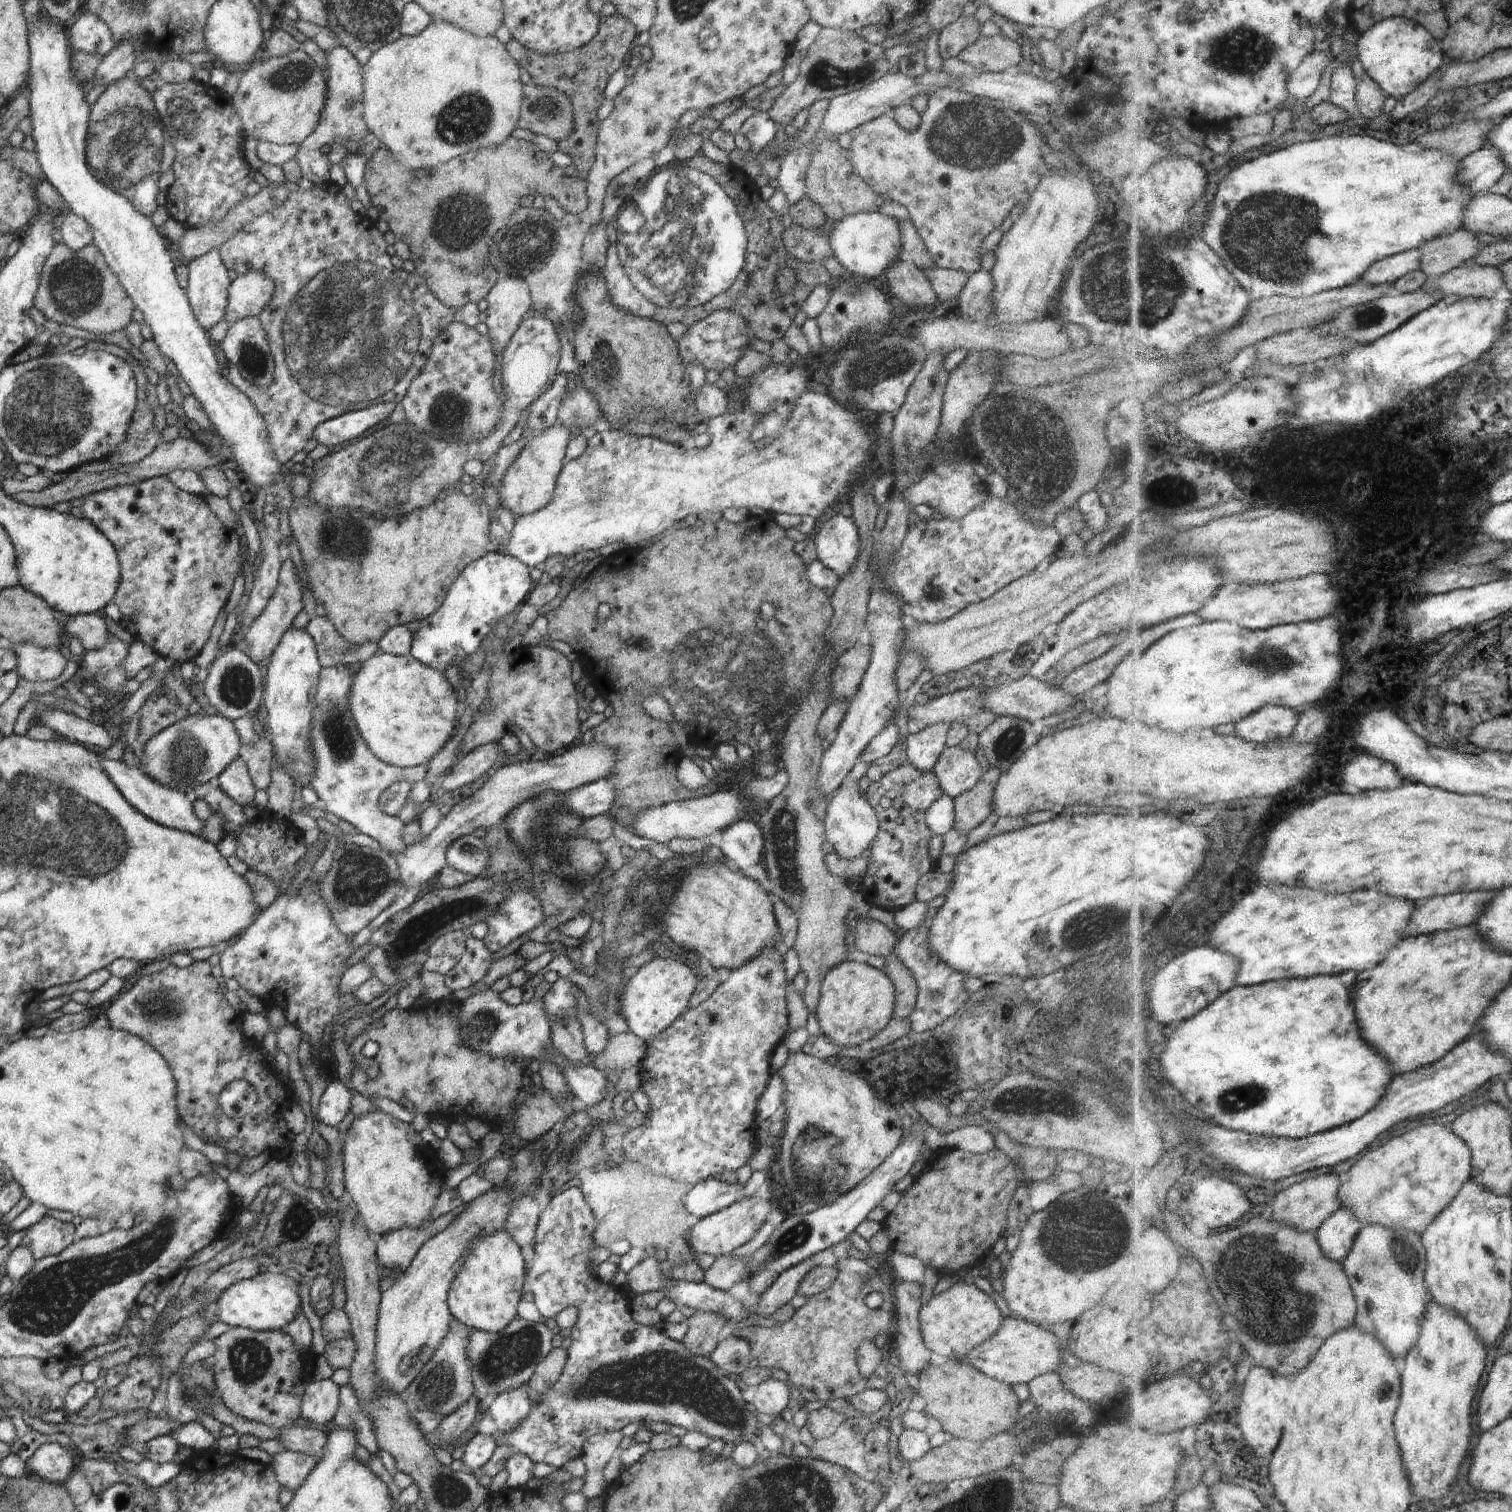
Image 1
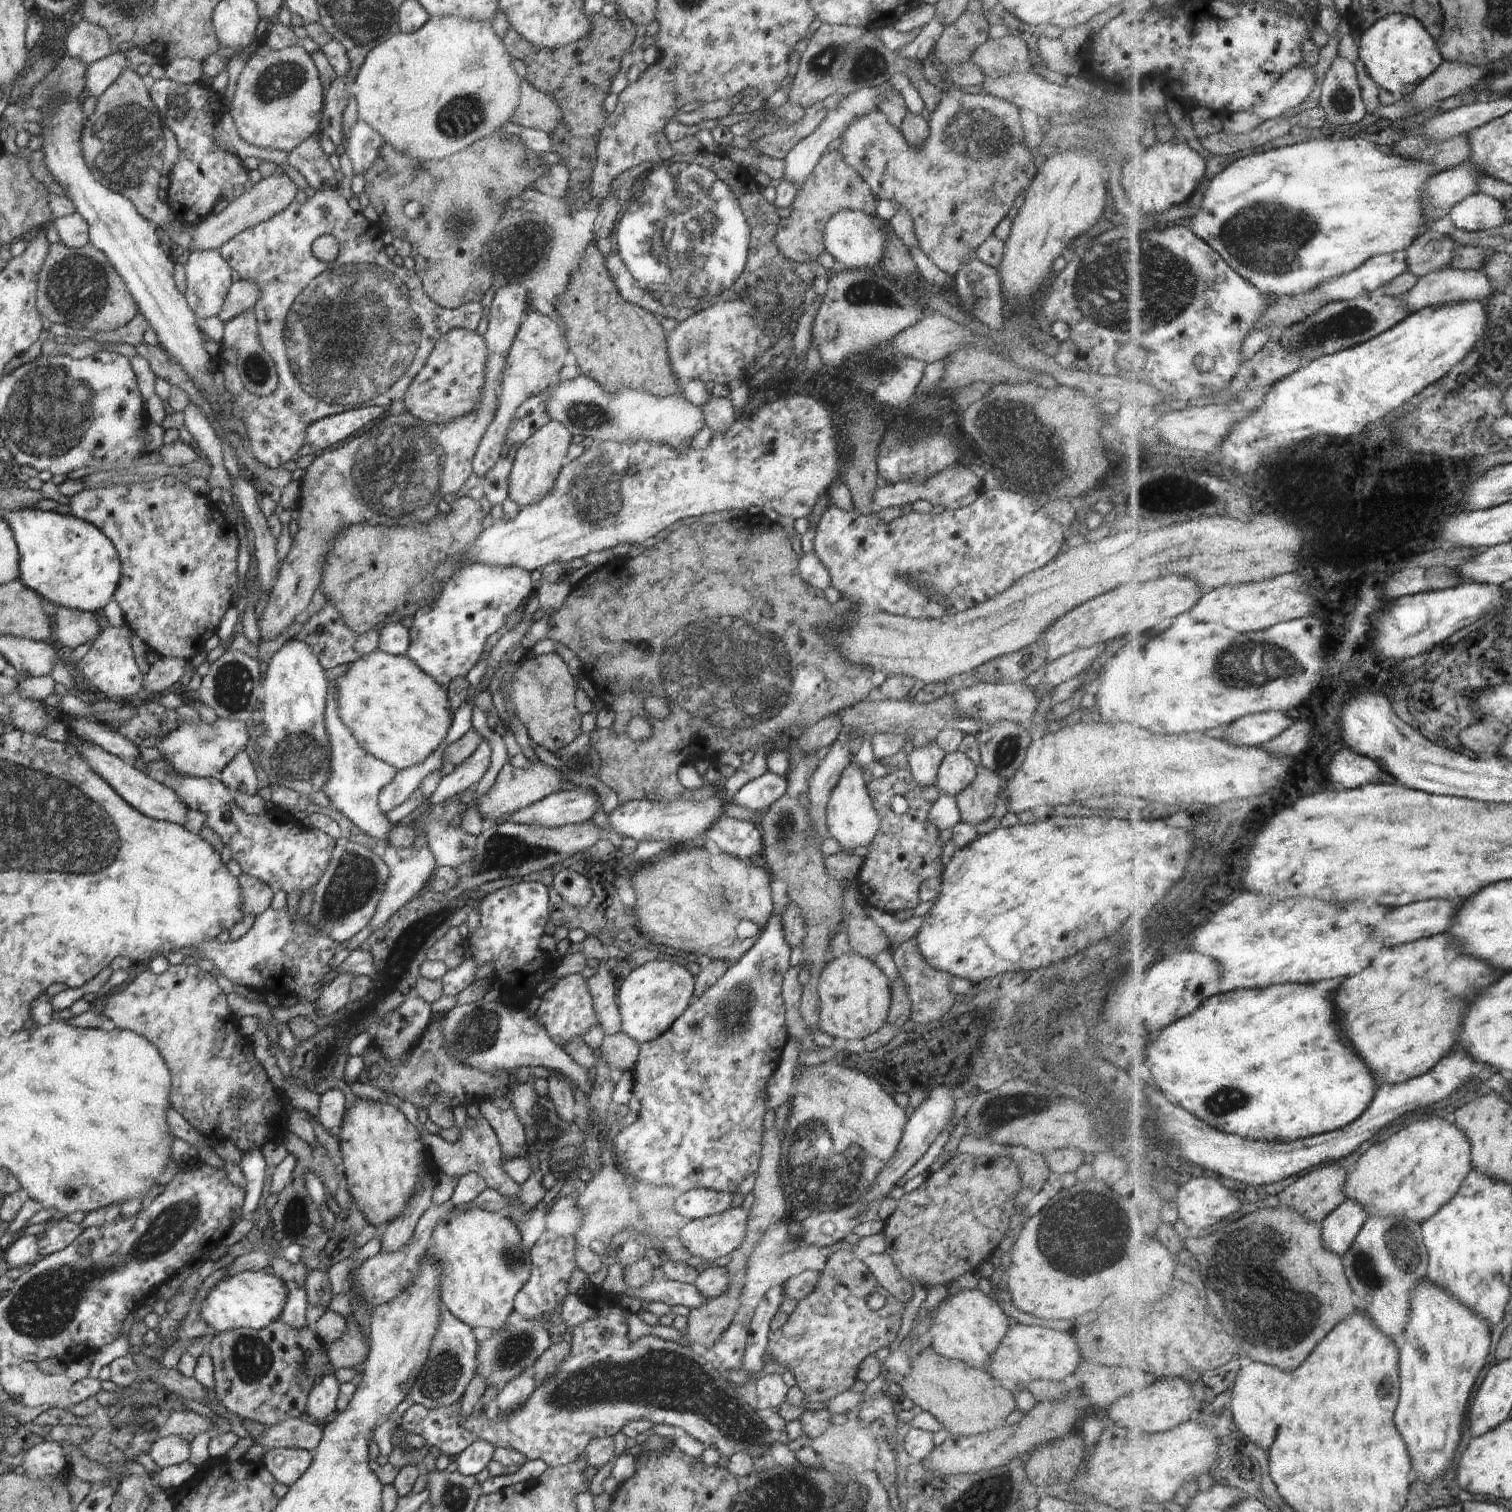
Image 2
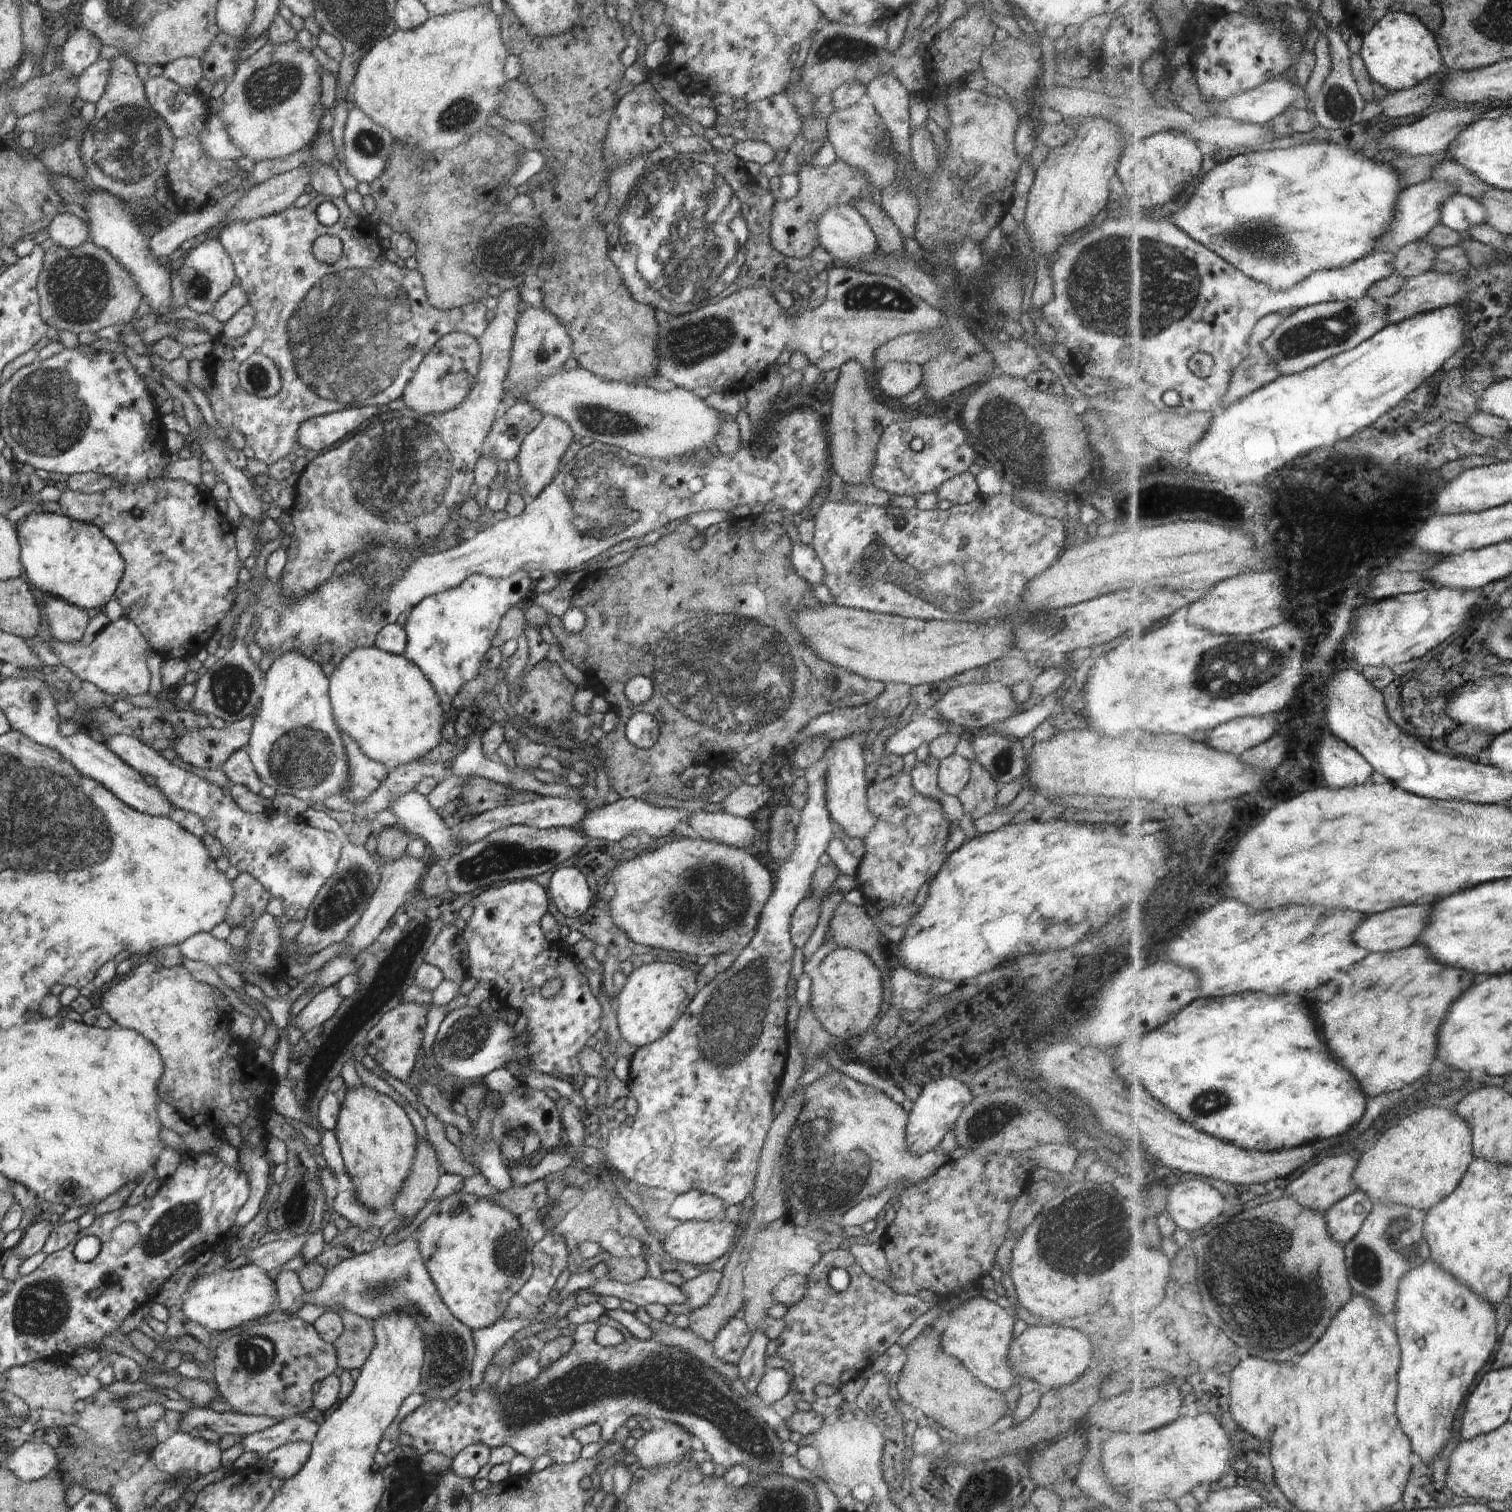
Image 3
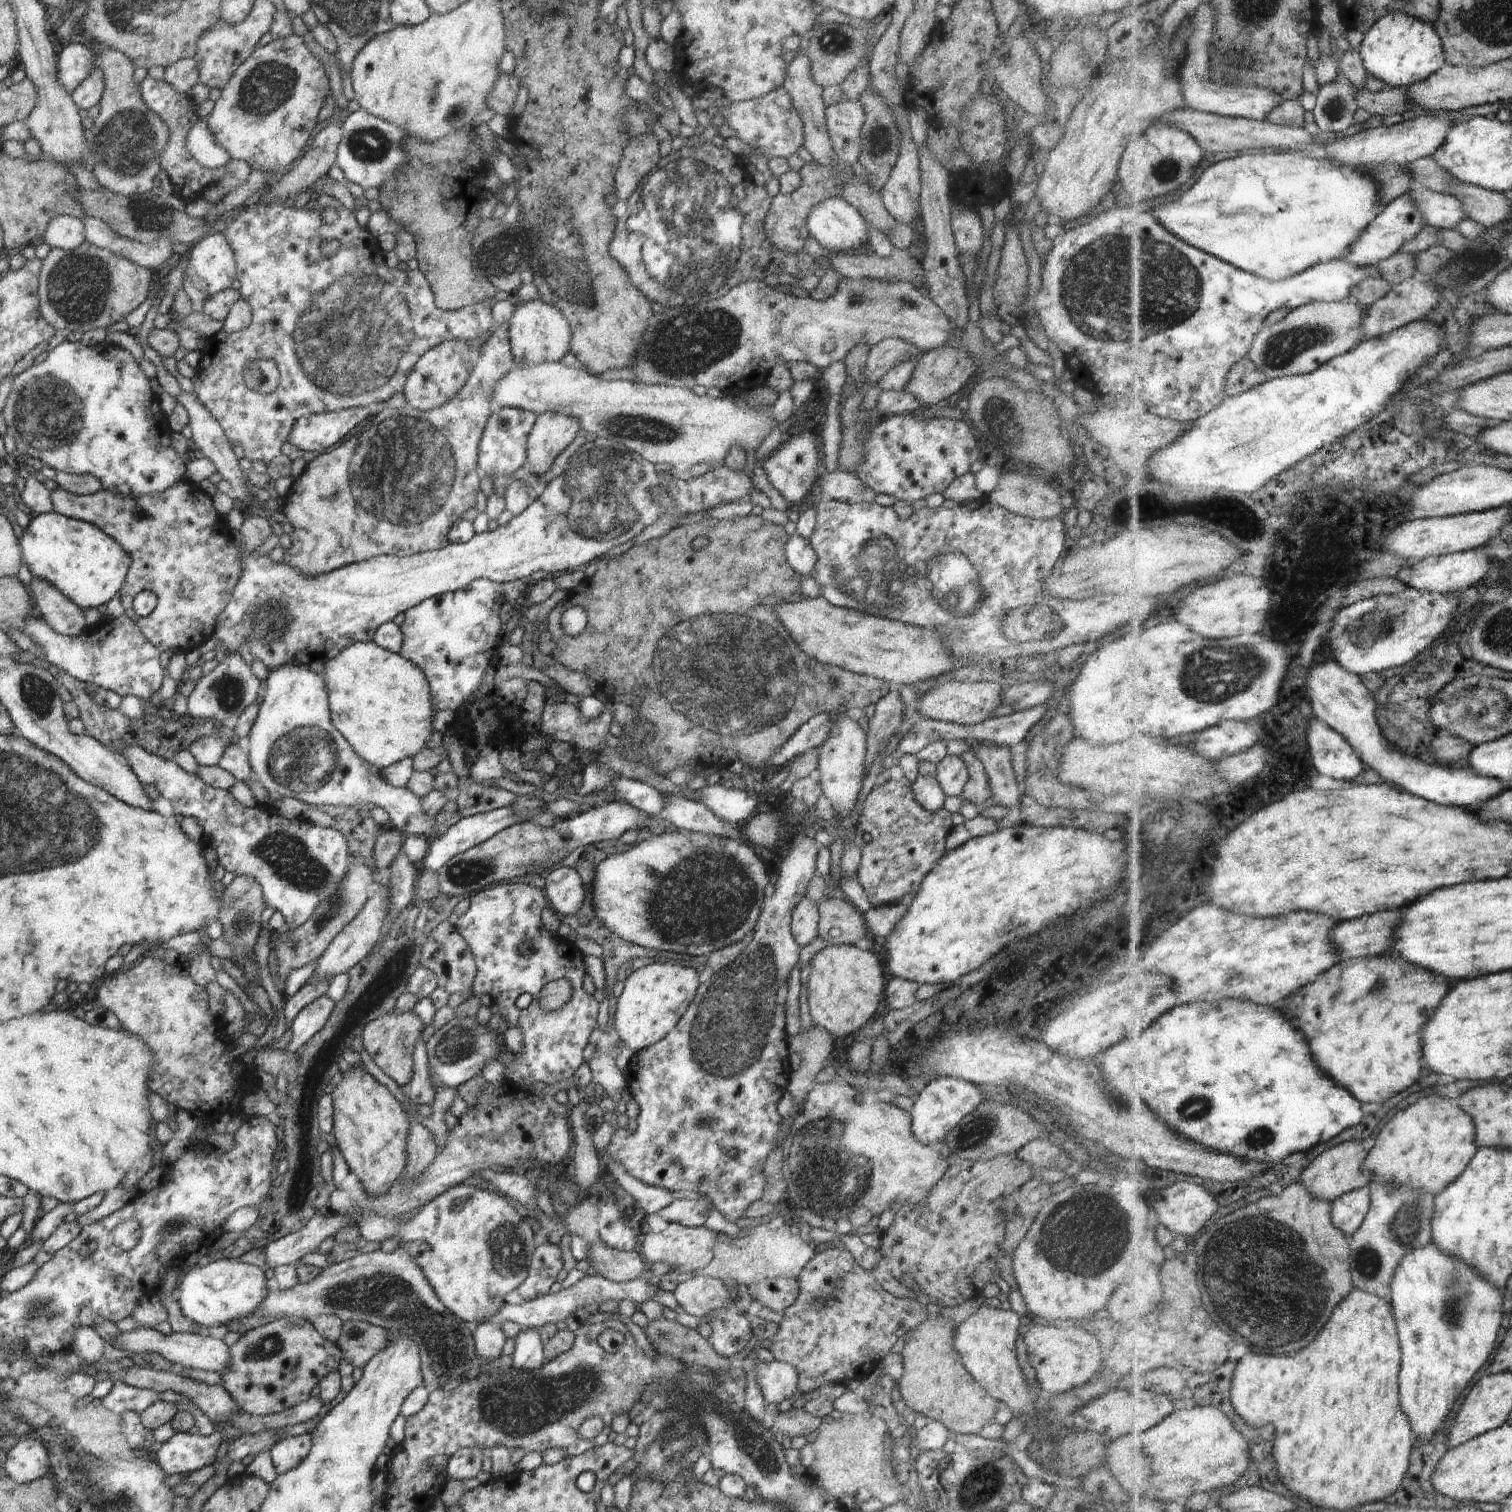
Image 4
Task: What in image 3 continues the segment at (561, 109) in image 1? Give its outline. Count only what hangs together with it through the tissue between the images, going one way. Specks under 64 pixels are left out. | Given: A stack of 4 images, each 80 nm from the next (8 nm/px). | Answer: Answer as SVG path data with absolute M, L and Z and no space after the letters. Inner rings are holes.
M521 78L509 80L505 99L497 114L509 122L538 123L545 116L545 106L530 94L529 87Z

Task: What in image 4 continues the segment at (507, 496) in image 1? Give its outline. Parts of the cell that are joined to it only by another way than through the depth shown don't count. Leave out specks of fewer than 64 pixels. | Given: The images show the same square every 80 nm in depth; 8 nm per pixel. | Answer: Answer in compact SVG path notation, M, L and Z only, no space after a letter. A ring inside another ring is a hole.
M550 411L537 415L528 435L524 467L542 477L552 468L556 457L580 434L580 430L572 417Z

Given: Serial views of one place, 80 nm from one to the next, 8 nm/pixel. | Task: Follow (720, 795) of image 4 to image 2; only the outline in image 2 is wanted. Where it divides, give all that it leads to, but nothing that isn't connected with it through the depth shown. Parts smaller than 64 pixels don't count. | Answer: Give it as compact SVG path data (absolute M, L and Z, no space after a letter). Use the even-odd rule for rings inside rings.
M766 771L760 777L746 782L733 796L732 802L760 814L786 791L785 777Z

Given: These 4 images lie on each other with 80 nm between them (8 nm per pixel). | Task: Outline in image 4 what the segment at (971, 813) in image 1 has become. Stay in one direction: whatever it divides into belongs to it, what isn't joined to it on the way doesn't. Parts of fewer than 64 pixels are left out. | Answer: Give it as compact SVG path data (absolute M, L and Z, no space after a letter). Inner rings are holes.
M970 748L970 751L960 758L965 762L969 777L960 798L975 804L979 812L993 803L989 780L984 774L982 763Z

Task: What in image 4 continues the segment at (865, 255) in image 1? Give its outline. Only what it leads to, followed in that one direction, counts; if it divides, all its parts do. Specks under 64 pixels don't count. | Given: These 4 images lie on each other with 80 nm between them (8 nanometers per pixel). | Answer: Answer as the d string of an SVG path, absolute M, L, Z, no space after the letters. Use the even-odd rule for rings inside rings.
M830 197L812 207L807 218L811 236L828 252L857 252L869 248L863 216L843 197Z

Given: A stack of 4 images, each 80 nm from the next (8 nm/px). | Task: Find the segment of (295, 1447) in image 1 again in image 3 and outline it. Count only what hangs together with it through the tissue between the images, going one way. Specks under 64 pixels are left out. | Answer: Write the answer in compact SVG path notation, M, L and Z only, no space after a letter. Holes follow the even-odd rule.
M296 1415L260 1432L245 1435L240 1444L244 1452L256 1452L258 1456L264 1458L270 1451L290 1443L312 1444L318 1429L319 1426L315 1422Z

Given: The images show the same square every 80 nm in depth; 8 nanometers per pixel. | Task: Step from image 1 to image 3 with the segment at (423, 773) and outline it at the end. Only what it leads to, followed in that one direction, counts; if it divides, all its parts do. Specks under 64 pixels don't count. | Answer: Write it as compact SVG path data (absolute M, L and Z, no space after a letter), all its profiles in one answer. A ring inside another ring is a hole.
M340 732L347 758L349 785L341 796L352 803L368 798L389 775L389 770L378 761L368 758L360 747L350 738Z

